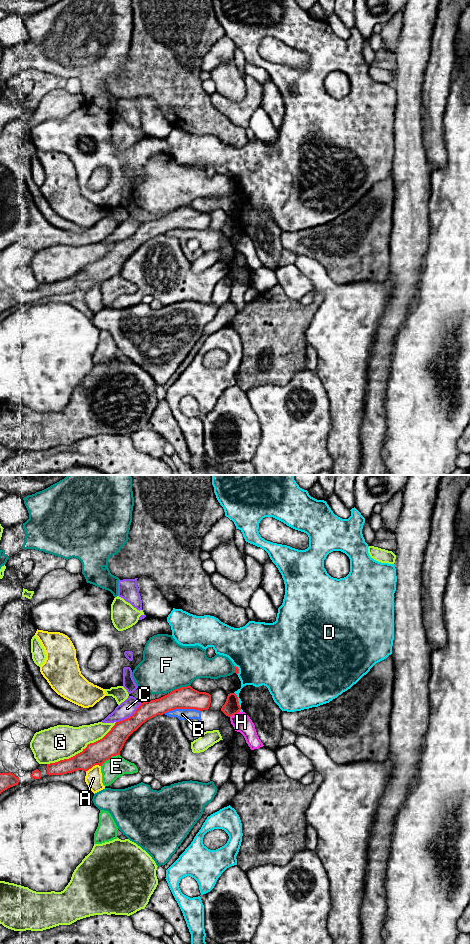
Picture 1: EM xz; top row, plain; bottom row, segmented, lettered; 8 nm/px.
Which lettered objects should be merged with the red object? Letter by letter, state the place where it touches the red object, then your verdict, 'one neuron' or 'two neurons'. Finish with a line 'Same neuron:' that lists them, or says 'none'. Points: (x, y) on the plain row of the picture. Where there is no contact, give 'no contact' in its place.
A: xz (92, 286) | two neurons
B: xz (182, 228) | two neurons
C: xz (130, 236) | two neurons
D: xz (237, 220) | two neurons
E: xz (109, 278) | two neurons
F: xz (179, 208) | two neurons
G: xz (83, 270) | two neurons
H: xz (234, 234) | two neurons
Same neuron: none

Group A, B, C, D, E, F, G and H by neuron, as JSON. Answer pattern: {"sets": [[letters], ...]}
{"sets": [["A"], ["B"], ["C"], ["D"], ["E"], ["F"], ["G"], ["H"]]}

